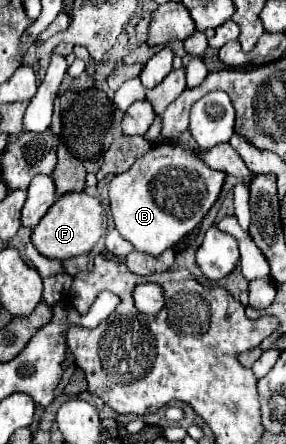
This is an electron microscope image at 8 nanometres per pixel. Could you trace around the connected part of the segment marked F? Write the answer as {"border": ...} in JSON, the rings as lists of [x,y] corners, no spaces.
{"border":[[[69,192],[57,198],[57,202],[49,208],[49,212],[33,228],[31,242],[37,248],[37,252],[43,254],[45,258],[57,258],[57,260],[75,258],[91,252],[91,248],[107,230],[105,222],[107,222],[105,210],[95,196],[89,196],[85,192]]]}

